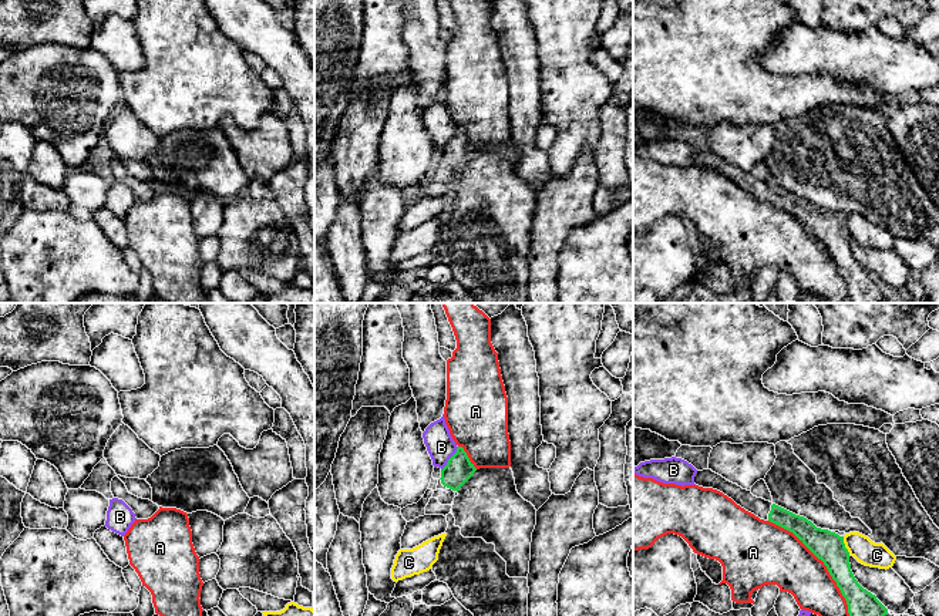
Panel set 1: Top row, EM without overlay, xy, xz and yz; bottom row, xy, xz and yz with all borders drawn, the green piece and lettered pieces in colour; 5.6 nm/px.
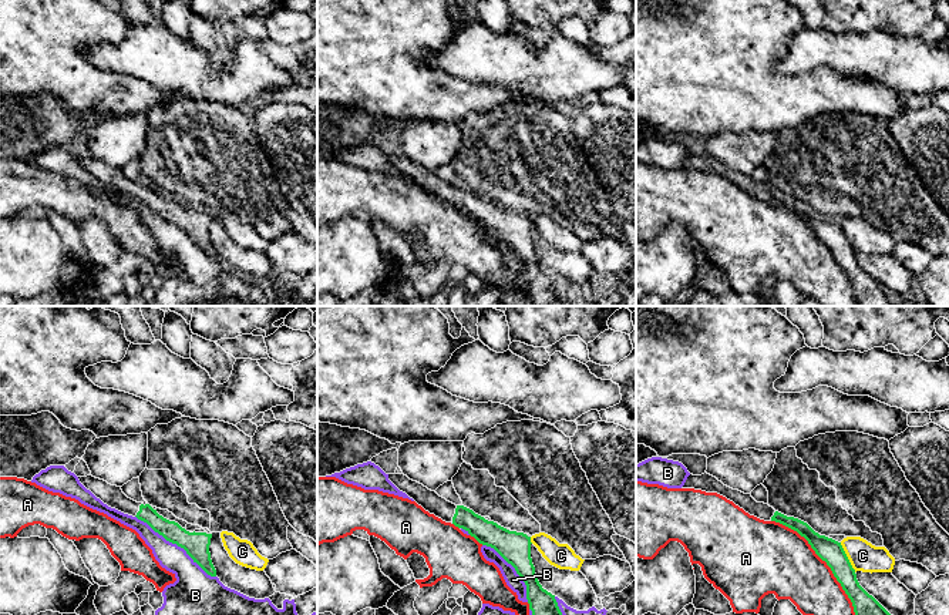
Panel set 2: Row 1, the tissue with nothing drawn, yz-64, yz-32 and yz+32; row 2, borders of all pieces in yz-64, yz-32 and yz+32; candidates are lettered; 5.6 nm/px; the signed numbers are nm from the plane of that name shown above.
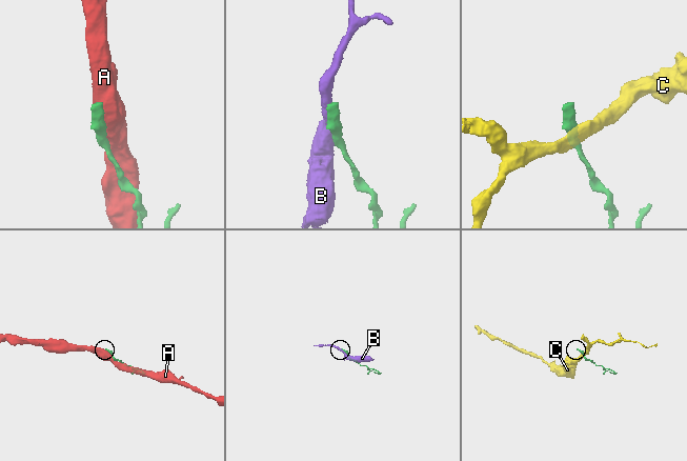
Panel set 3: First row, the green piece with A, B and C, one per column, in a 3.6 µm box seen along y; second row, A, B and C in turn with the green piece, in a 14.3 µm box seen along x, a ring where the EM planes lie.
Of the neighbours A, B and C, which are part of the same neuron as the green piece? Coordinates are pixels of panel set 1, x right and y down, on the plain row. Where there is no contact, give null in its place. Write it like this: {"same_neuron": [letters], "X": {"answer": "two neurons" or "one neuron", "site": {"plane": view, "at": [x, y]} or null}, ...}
{"same_neuron": [], "A": {"answer": "two neurons", "site": {"plane": "yz", "at": [824, 245]}}, "B": {"answer": "two neurons", "site": {"plane": "xz", "at": [450, 140]}}, "C": {"answer": "two neurons", "site": {"plane": "yz", "at": [844, 226]}}}

